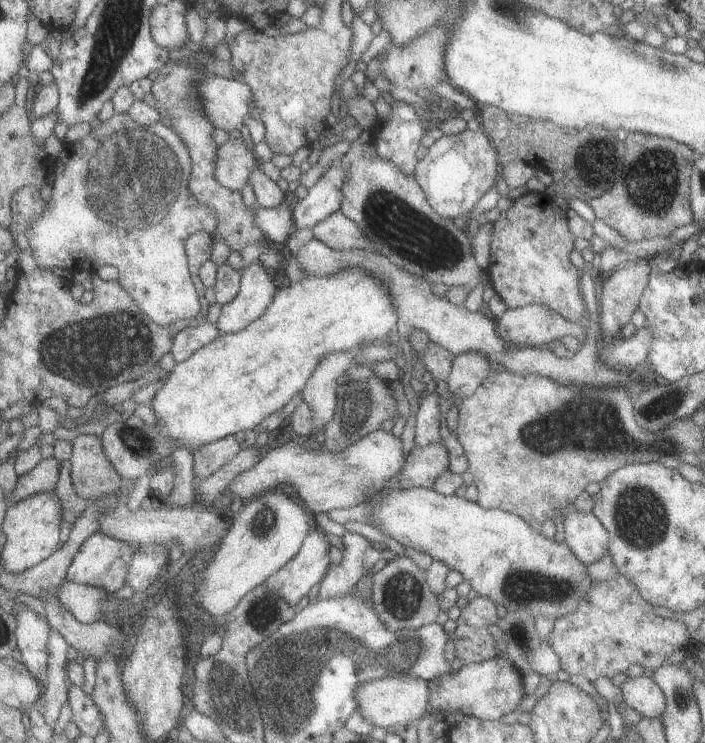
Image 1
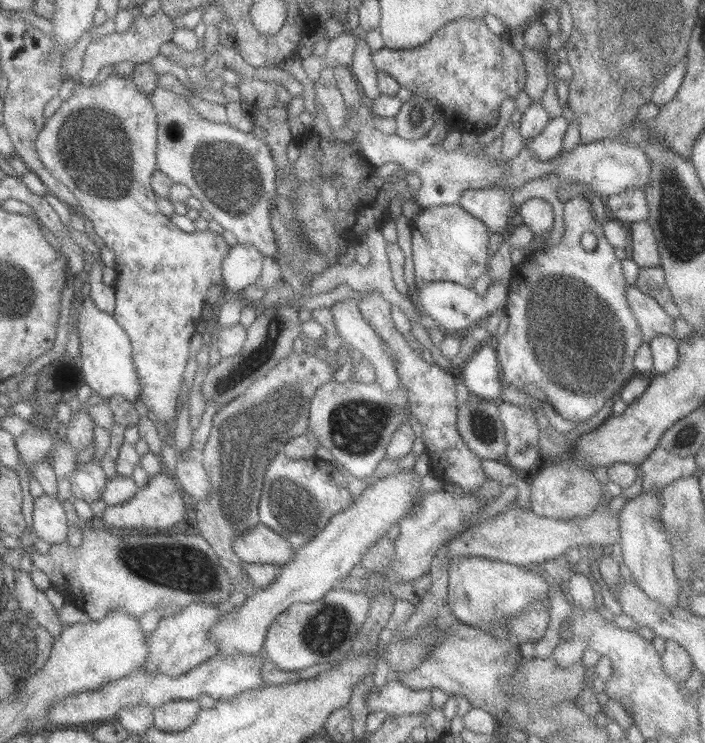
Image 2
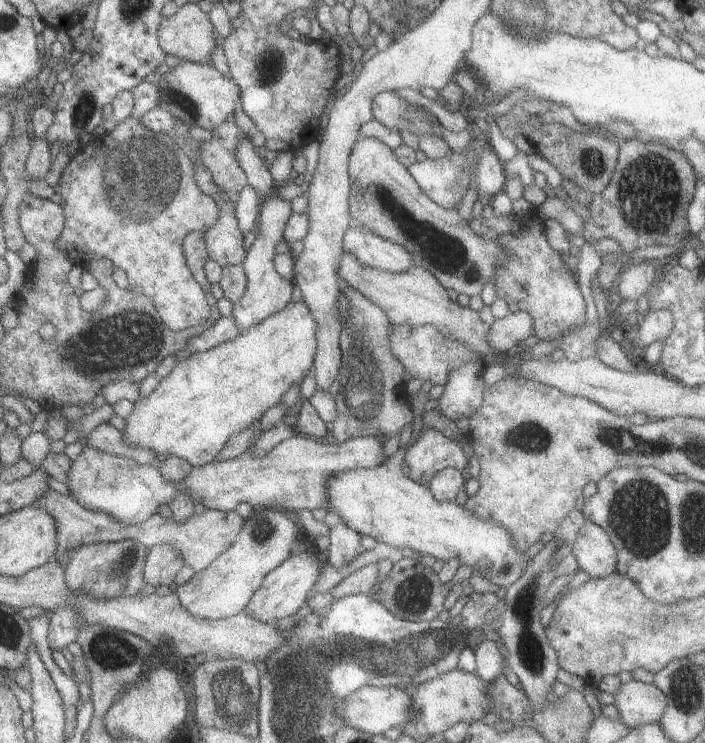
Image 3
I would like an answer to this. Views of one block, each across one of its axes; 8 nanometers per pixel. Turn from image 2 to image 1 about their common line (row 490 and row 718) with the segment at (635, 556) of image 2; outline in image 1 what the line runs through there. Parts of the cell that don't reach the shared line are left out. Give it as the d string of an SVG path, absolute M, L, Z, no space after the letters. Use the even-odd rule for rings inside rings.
M628 677L620 686L625 705L636 710L642 718L660 719L665 709L665 696L651 677Z

